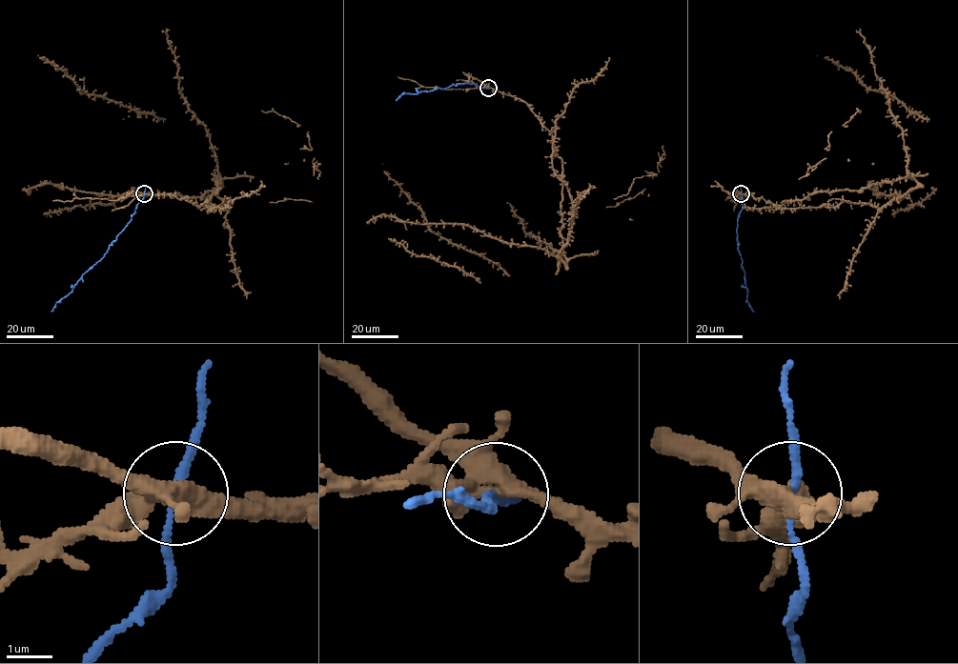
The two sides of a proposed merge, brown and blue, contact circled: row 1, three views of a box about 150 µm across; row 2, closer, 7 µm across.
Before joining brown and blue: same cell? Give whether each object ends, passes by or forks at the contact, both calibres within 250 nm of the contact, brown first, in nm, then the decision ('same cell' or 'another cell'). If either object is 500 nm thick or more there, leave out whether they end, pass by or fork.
brown forks; blue passes by; calibres 400 and 150 nm; another cell

